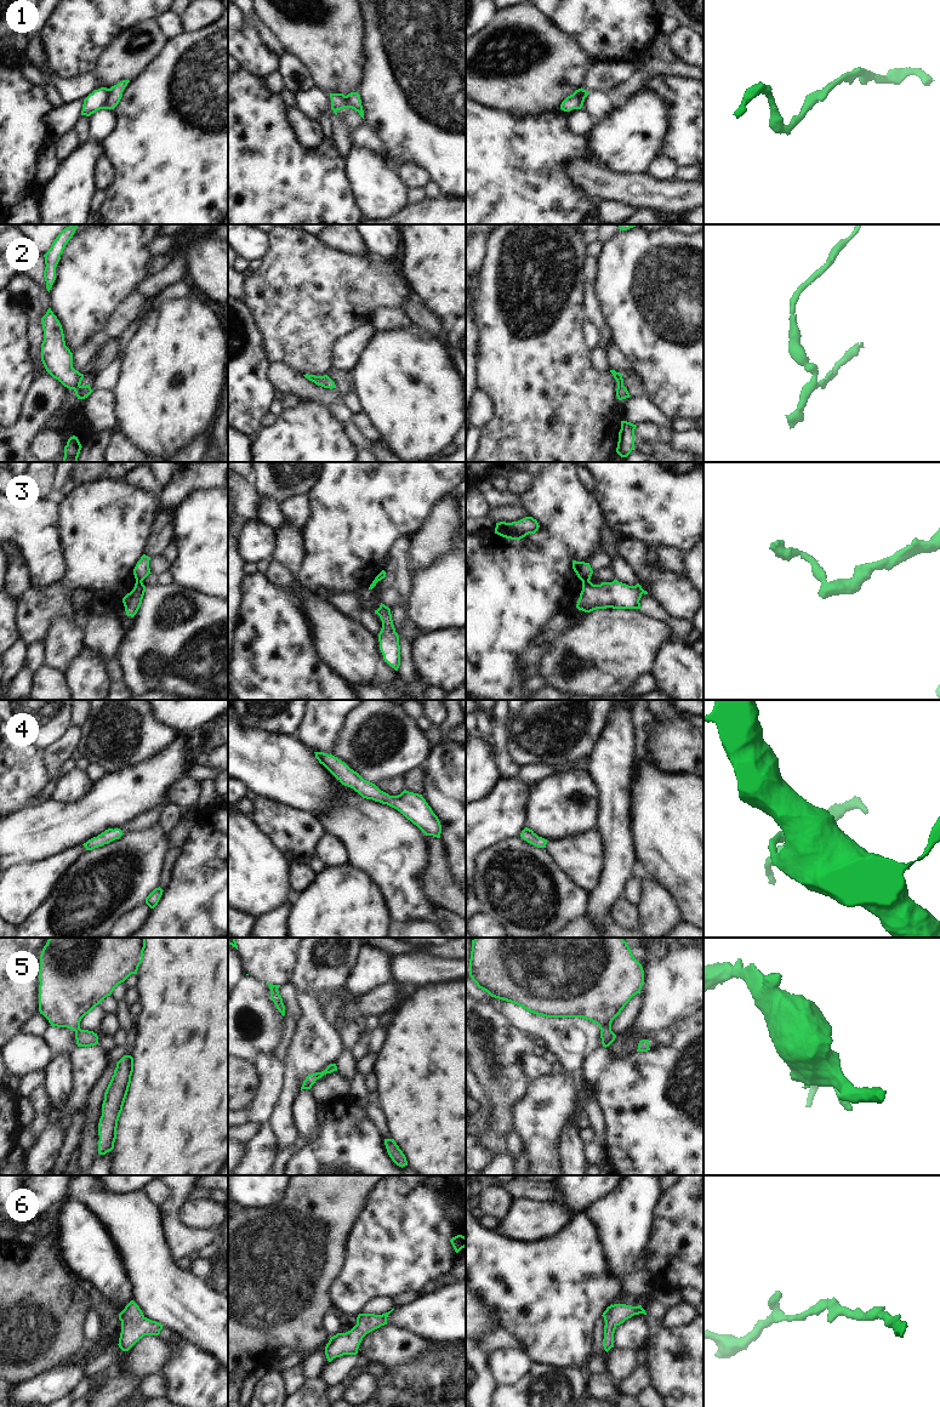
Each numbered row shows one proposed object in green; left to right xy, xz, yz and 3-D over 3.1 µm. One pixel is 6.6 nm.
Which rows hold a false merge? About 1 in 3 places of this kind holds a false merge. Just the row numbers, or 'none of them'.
1, 3

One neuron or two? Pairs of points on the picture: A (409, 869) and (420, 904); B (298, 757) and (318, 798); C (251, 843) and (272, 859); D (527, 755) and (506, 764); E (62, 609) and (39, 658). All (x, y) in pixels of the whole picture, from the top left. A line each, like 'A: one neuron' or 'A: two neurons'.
A: one neuron
B: one neuron
C: one neuron
D: two neurons
E: two neurons

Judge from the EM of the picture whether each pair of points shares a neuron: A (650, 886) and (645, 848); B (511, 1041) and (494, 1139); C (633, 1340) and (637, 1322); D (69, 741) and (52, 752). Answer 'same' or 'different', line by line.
A: different
B: same
C: same
D: same

